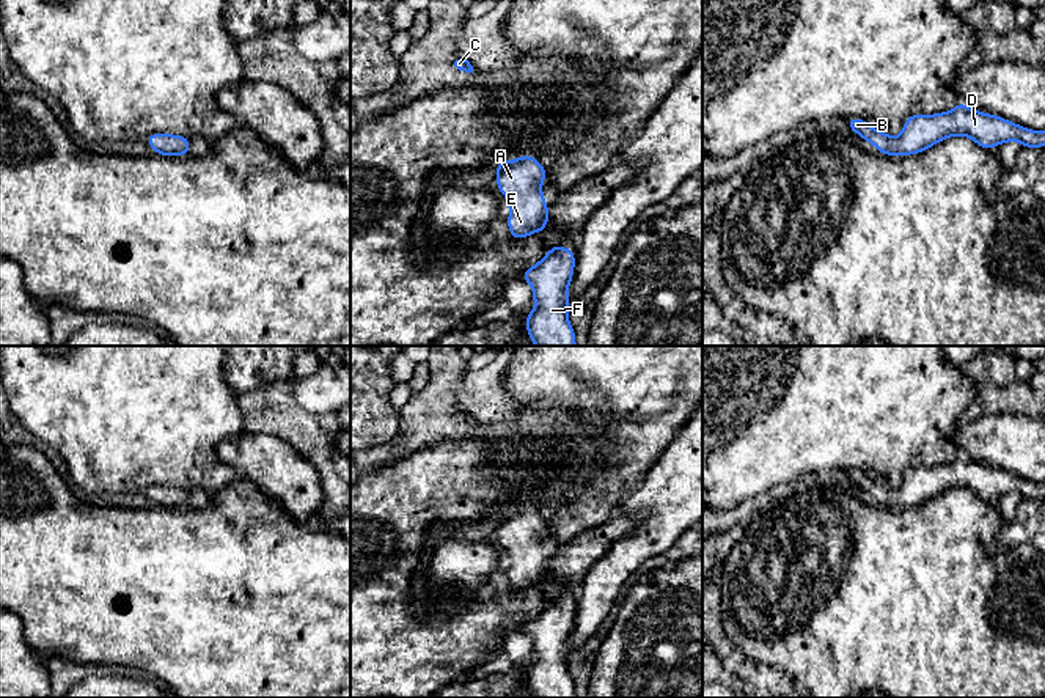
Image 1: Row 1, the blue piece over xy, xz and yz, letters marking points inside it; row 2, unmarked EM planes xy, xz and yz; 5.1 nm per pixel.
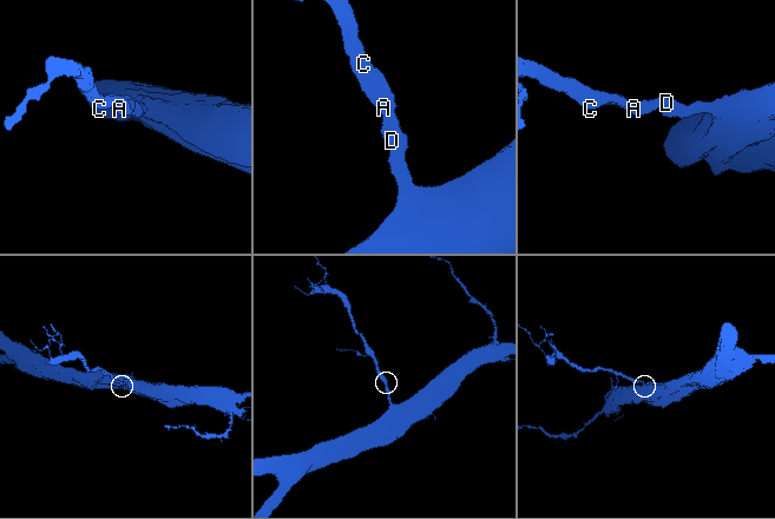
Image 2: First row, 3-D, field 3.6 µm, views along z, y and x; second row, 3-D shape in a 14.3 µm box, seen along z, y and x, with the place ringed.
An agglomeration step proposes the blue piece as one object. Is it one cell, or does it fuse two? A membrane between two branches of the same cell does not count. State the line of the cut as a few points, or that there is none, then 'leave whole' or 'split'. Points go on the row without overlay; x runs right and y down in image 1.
no cut | leave whole

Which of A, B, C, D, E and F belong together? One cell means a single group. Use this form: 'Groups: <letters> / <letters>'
Groups: A B C D E F

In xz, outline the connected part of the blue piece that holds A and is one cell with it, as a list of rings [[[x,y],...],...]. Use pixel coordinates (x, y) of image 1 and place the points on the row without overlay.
[[[533,508],[503,512],[497,519],[497,539],[511,558],[506,571],[511,590],[525,591],[548,577],[548,558],[542,547],[547,520]]]

